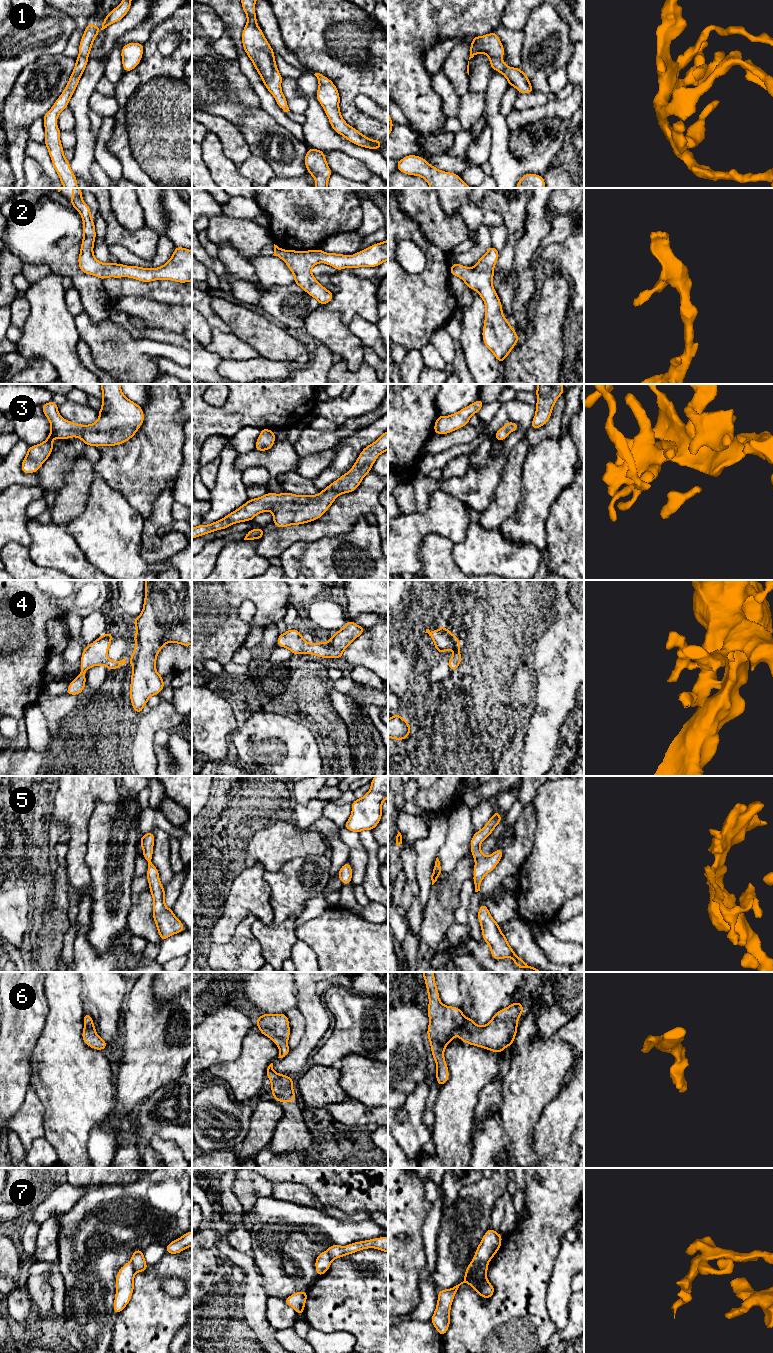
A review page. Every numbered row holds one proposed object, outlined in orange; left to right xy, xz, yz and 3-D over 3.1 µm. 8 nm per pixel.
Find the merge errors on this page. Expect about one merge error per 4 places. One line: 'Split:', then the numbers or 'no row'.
Split: 7

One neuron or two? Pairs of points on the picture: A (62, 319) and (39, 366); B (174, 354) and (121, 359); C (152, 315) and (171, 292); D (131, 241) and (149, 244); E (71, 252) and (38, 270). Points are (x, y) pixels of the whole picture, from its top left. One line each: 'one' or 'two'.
A: two
B: one
C: two
D: one
E: two

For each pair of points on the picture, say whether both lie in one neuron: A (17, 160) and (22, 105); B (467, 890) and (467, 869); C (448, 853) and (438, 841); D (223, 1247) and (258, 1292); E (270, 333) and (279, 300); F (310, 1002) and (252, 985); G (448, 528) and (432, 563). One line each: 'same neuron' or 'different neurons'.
A: same neuron
B: different neurons
C: different neurons
D: same neuron
E: different neurons
F: different neurons
G: different neurons

